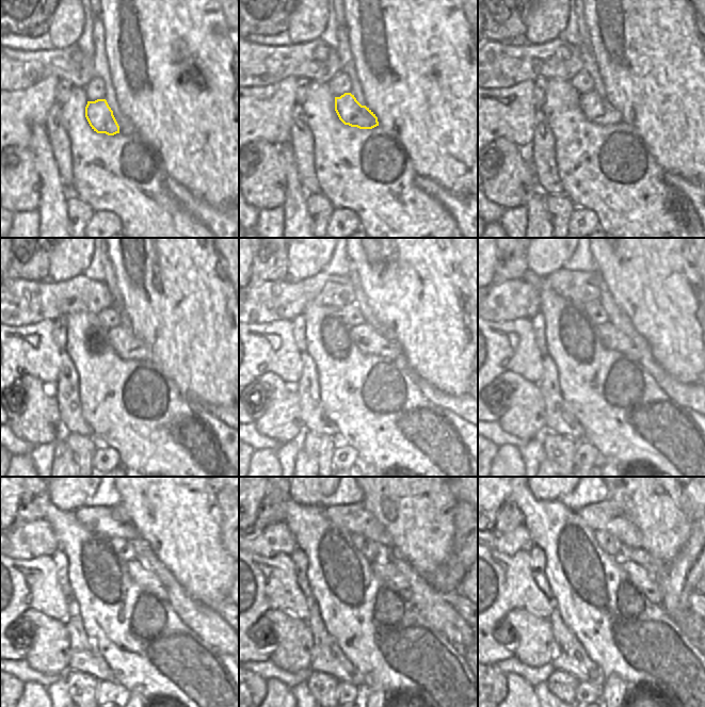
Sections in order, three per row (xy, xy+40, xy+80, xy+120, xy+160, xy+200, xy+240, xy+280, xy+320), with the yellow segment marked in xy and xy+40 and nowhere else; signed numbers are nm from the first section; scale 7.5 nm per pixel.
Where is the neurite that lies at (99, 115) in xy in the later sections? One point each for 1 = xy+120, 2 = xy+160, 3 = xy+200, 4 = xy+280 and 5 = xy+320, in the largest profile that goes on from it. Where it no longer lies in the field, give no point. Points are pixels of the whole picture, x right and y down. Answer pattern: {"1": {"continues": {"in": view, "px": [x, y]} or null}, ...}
{"1": {"continues": {"in": "xy+120", "px": [123, 339]}}, "2": {"continues": {"in": "xy+160", "px": [367, 338]}}, "3": {"continues": {"in": "xy+200", "px": [612, 338]}}, "4": {"continues": {"in": "xy+280", "px": [388, 572]}}, "5": {"continues": {"in": "xy+320", "px": [645, 579]}}}

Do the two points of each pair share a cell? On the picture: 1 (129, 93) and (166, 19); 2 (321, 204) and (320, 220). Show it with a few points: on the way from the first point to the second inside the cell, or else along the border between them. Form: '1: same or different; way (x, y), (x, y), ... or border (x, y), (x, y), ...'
1: same; way (153, 90), (166, 76), (166, 43)
2: same; way (320, 208), (320, 215)

